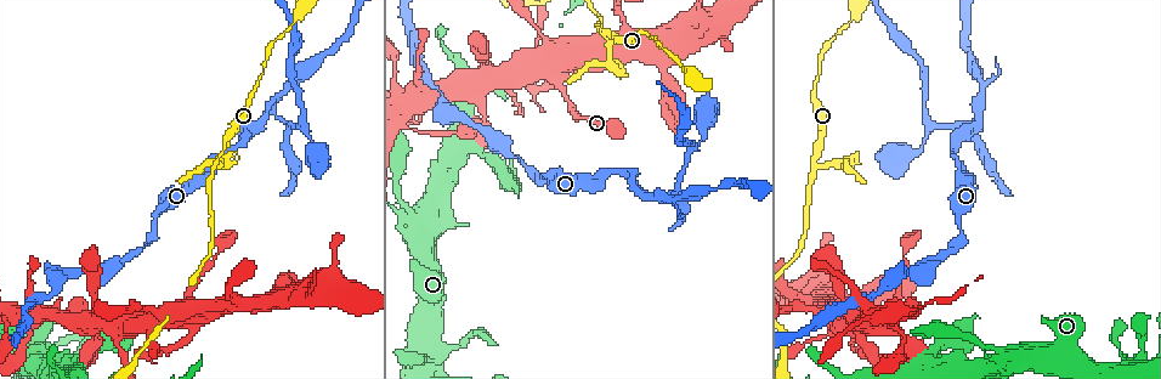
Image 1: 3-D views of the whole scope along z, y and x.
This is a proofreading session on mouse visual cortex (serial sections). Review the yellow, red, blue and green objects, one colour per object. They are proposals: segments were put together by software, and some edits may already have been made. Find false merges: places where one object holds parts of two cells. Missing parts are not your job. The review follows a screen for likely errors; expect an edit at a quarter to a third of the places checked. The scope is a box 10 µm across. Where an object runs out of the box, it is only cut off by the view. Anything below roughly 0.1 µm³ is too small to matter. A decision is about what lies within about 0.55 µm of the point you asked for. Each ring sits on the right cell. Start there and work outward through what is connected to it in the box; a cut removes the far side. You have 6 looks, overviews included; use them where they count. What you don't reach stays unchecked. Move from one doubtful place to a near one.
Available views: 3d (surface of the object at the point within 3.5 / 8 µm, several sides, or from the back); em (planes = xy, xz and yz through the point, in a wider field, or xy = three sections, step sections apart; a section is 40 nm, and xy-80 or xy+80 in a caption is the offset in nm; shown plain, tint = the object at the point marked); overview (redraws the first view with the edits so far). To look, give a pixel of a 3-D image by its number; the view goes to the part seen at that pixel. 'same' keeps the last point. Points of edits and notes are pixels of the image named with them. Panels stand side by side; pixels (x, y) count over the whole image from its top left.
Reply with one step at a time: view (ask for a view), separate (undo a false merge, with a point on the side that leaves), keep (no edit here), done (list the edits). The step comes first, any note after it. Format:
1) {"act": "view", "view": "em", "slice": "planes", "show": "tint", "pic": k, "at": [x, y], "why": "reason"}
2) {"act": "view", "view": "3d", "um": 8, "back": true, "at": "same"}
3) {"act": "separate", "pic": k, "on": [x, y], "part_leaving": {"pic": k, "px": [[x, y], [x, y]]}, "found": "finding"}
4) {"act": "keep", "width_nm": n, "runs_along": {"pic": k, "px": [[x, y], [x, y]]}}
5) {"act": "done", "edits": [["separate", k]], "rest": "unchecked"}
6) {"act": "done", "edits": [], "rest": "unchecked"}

{"act": "view", "view": "3d", "um": 3.5, "pic": 1, "at": [267, 112], "why": "arms part here"}

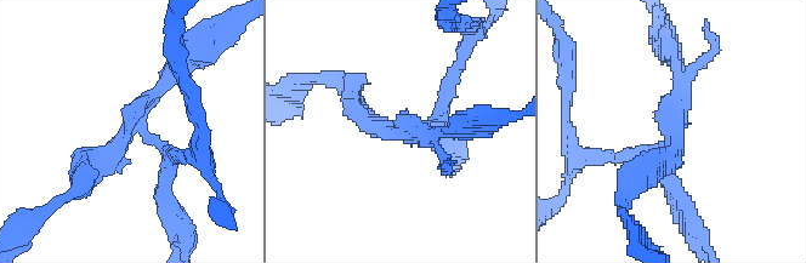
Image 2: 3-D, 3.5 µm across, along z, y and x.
{"act": "view", "view": "em", "slice": "xy", "step": 2, "show": "tint", "pic": 2, "at": [129, 129], "arms": 3, "arm_widths_nm": [150, 200, 250], "why": "shape alone is not enough"}

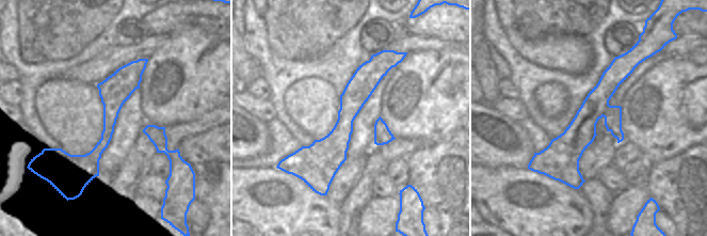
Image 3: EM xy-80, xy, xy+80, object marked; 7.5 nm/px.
{"act": "separate", "pic": 2, "on": [443, 101], "part_leaving": {"pic": 2, "px": [[426, 121], [444, 106], [471, 40]]}, "found": "two cells meet here"}

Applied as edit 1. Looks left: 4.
{"act": "view", "view": "overview"}

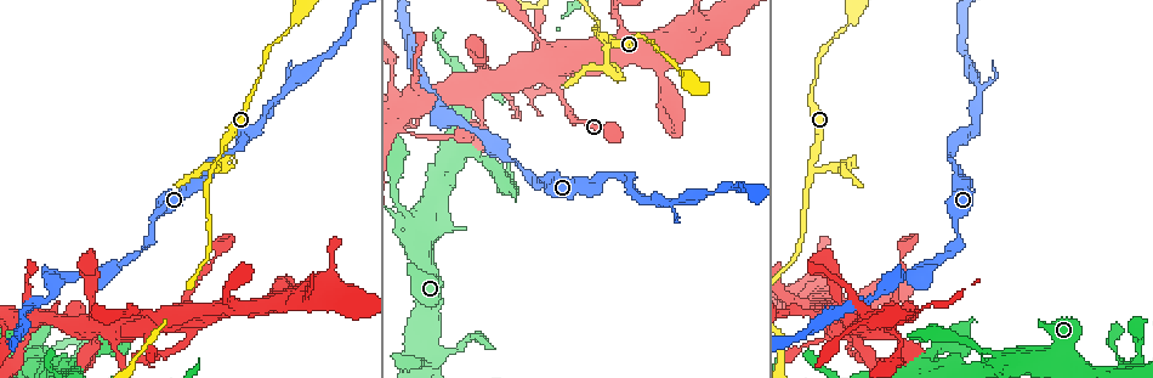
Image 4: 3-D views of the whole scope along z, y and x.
{"act": "view", "view": "em", "slice": "xy", "step": 5, "show": "tint", "pic": 4, "at": [215, 168], "why": "arms part here"}

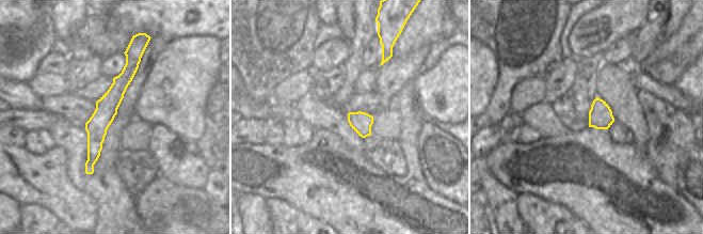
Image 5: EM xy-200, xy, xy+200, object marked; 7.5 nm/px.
{"act": "view", "view": "3d", "um": 3.5, "at": "same", "why": "wider look"}

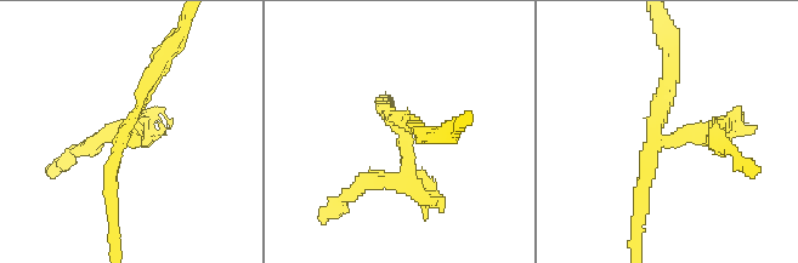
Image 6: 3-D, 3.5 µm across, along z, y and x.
{"act": "separate", "pic": 6, "on": [109, 135], "width_nm": 160, "part_leaving": {"pic": 6, "px": [[398, 130], [406, 177], [346, 198]]}, "found": "two cells meet here"}

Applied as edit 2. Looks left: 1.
{"act": "done", "edits": [["separate", 2], ["separate", 6]], "rest": "unchecked"}

